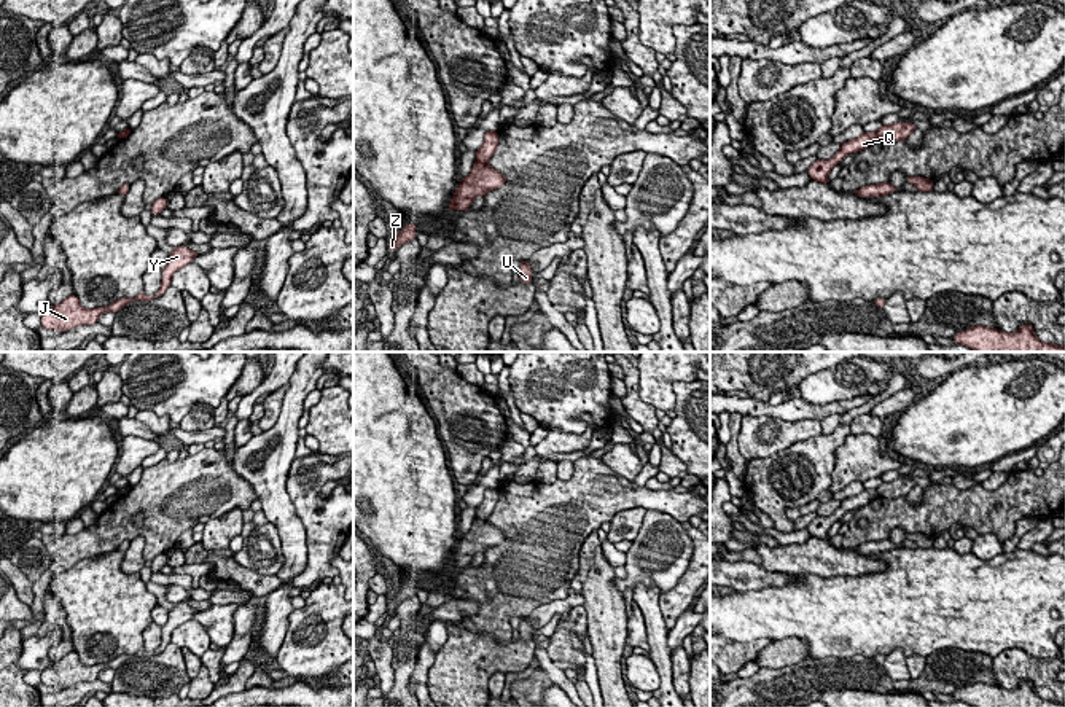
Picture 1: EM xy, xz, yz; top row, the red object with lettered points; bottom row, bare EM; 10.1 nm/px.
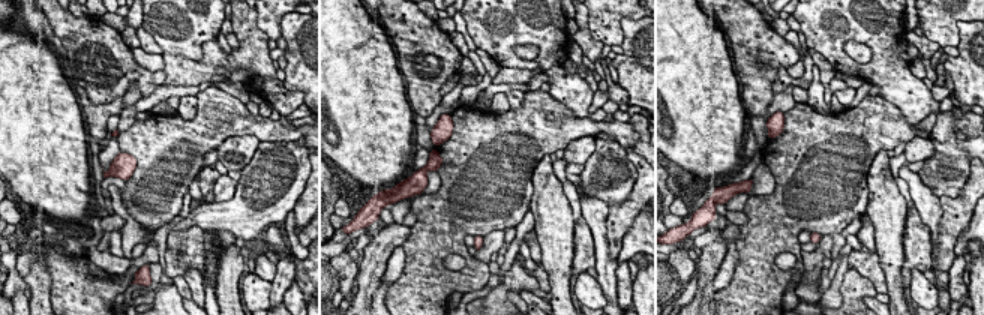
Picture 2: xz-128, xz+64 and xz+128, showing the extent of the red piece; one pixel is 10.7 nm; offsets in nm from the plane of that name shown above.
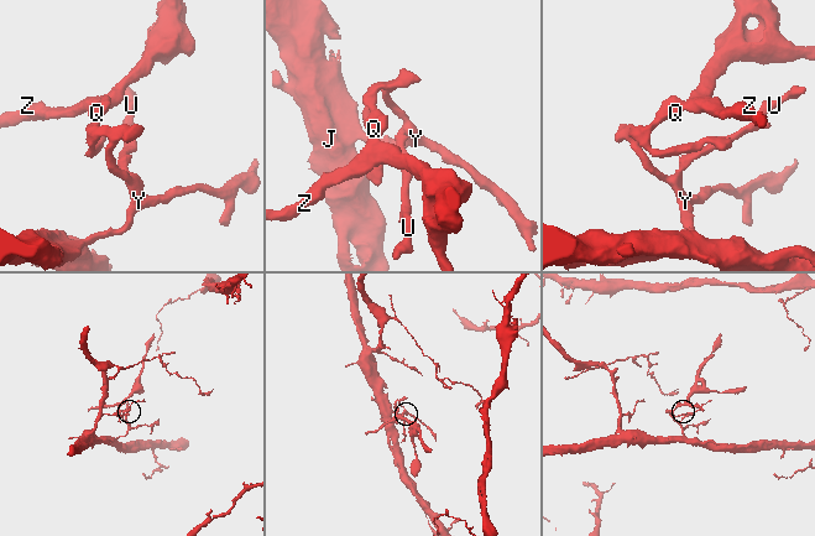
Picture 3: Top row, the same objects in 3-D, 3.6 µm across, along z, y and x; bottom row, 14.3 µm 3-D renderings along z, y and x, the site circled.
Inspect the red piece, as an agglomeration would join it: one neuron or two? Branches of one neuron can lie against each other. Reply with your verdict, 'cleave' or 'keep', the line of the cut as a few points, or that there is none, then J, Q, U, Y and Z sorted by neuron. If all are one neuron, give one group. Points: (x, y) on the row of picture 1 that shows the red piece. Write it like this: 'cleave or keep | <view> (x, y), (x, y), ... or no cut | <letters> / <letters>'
cleave | xz (476, 161), (484, 164) | J Q U Y / Z

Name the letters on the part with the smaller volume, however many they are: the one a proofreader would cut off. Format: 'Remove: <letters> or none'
Remove: Z

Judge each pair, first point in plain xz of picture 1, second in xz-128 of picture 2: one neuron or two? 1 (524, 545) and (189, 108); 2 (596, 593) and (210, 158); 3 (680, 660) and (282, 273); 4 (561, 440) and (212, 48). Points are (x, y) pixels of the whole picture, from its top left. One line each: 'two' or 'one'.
1: two
2: two
3: two
4: one

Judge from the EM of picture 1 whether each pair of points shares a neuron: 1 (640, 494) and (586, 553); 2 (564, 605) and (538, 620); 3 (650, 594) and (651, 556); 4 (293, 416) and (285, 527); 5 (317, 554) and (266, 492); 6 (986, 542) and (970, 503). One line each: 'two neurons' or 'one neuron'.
1: two neurons
2: one neuron
3: two neurons
4: one neuron
5: two neurons
6: two neurons

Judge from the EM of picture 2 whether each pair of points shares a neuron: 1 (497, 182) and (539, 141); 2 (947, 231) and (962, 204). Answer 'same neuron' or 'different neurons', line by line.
1: same neuron
2: same neuron

